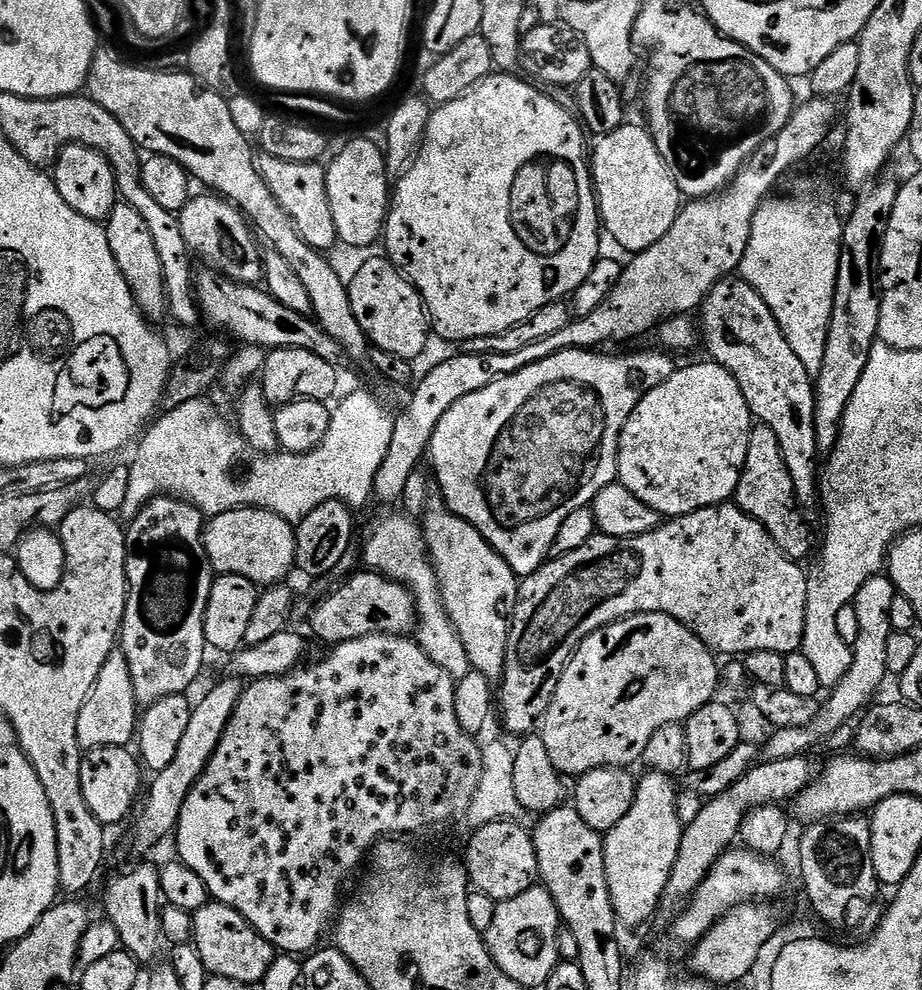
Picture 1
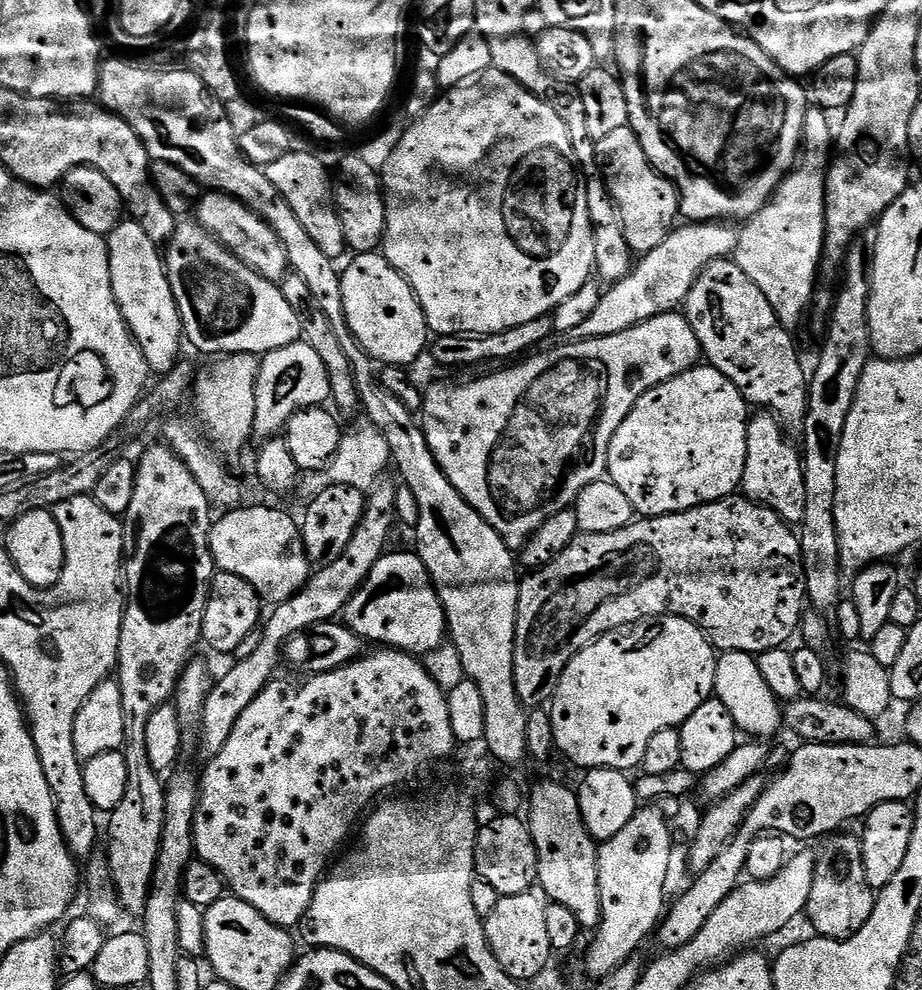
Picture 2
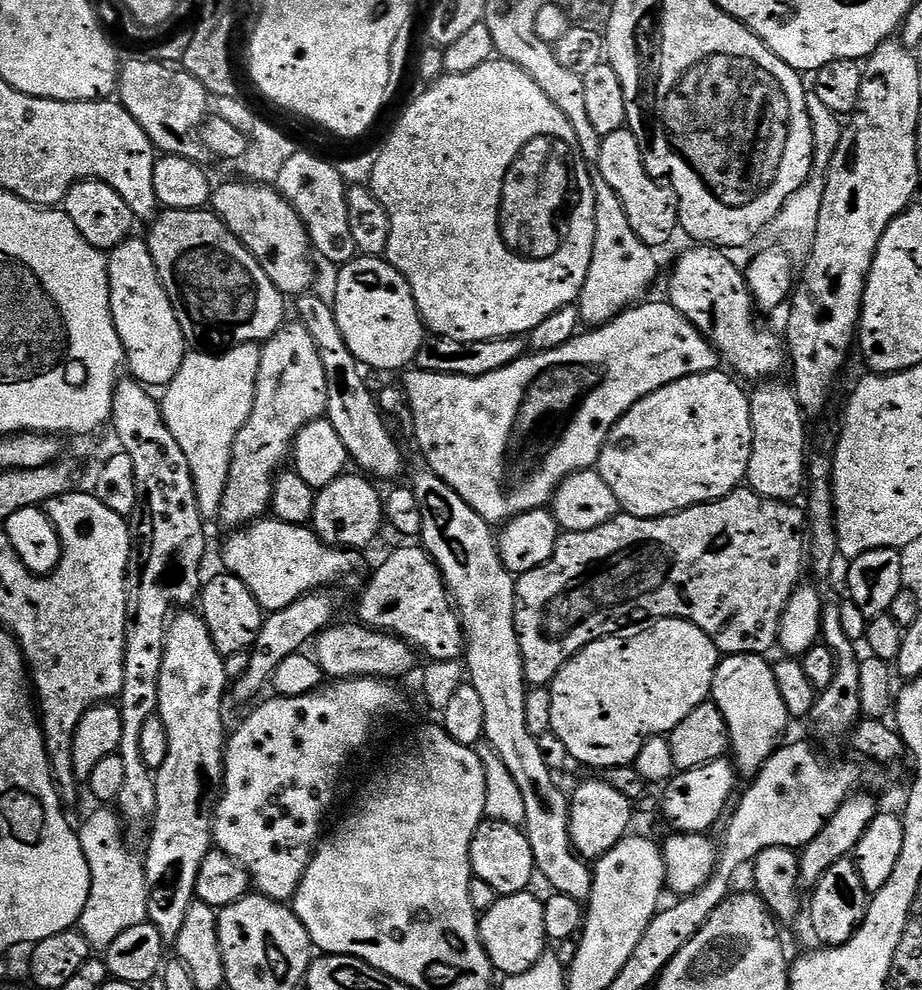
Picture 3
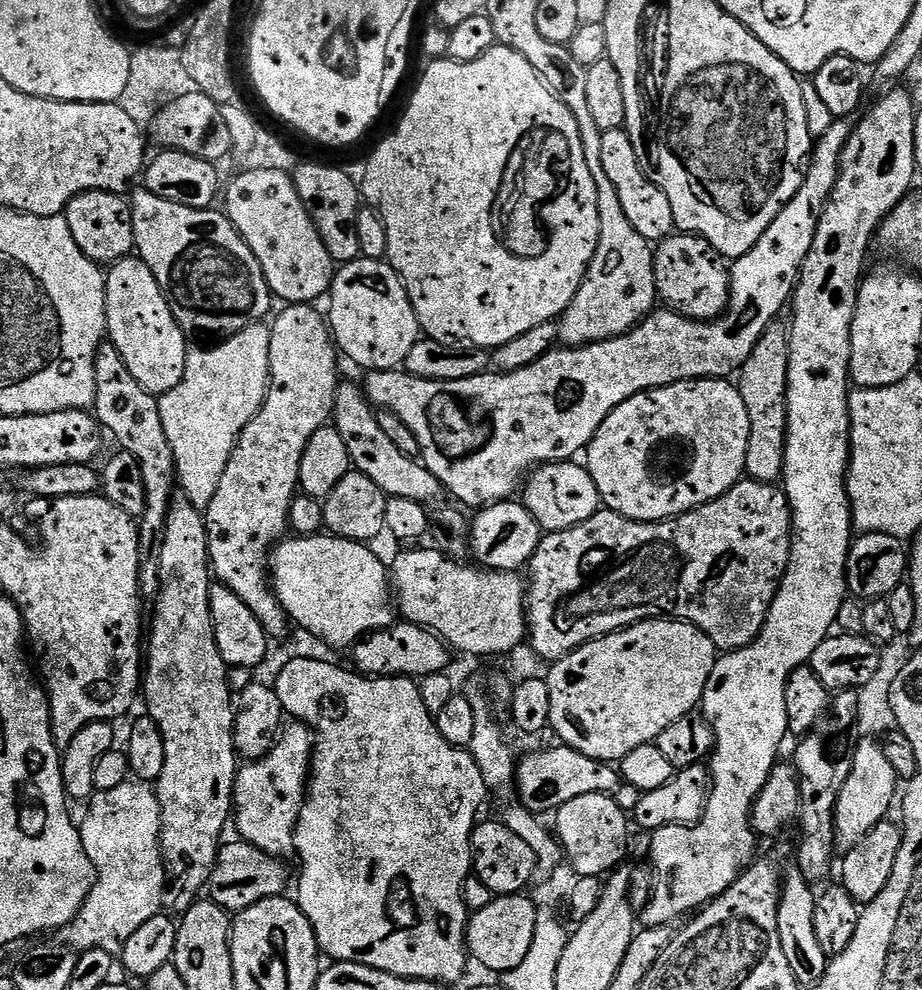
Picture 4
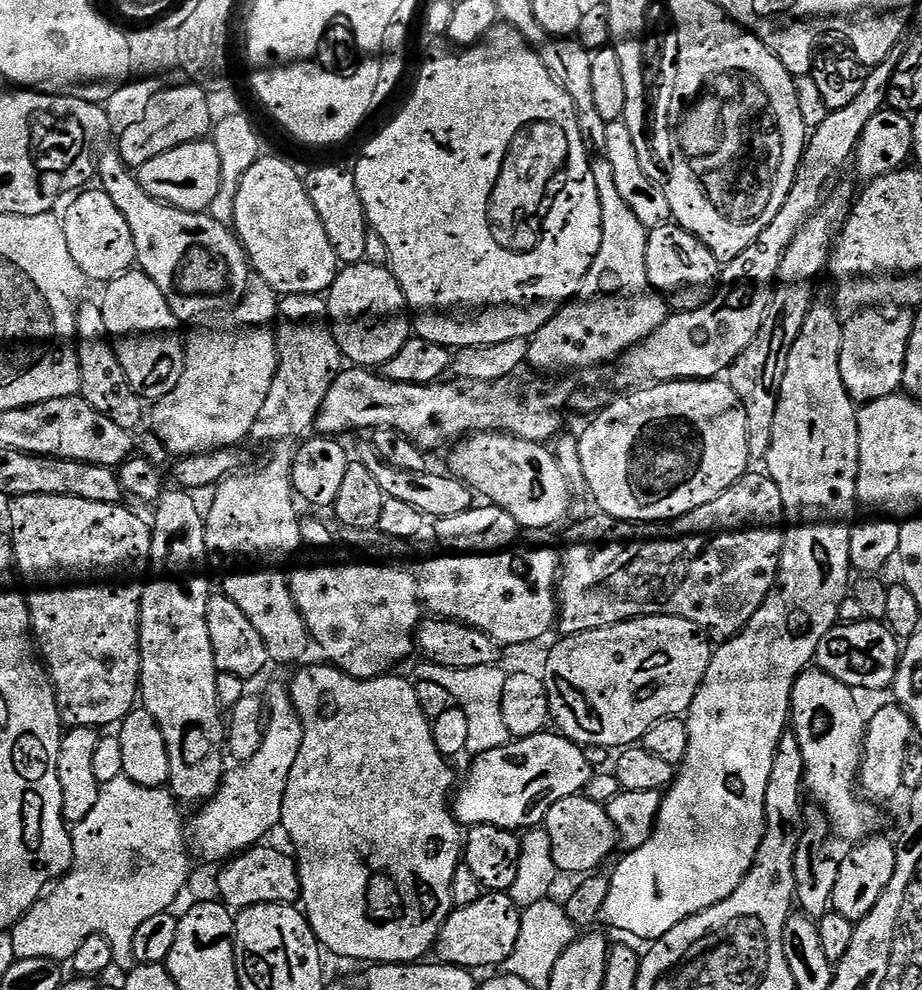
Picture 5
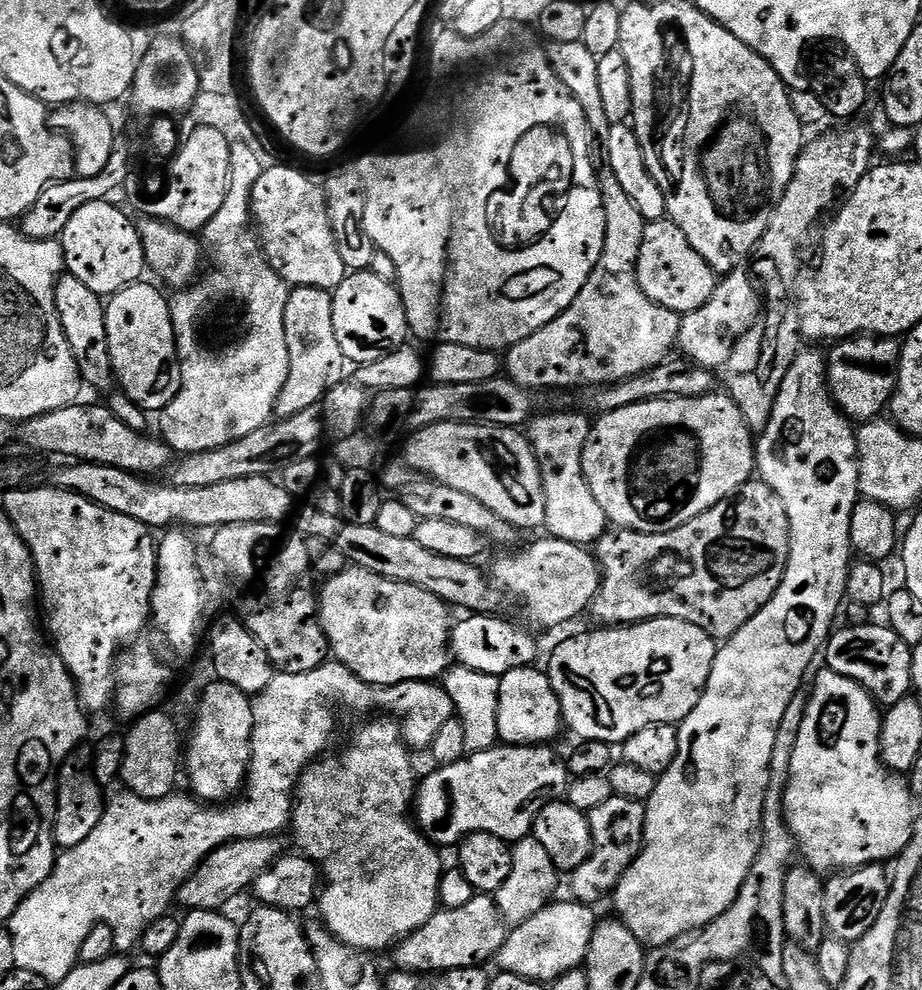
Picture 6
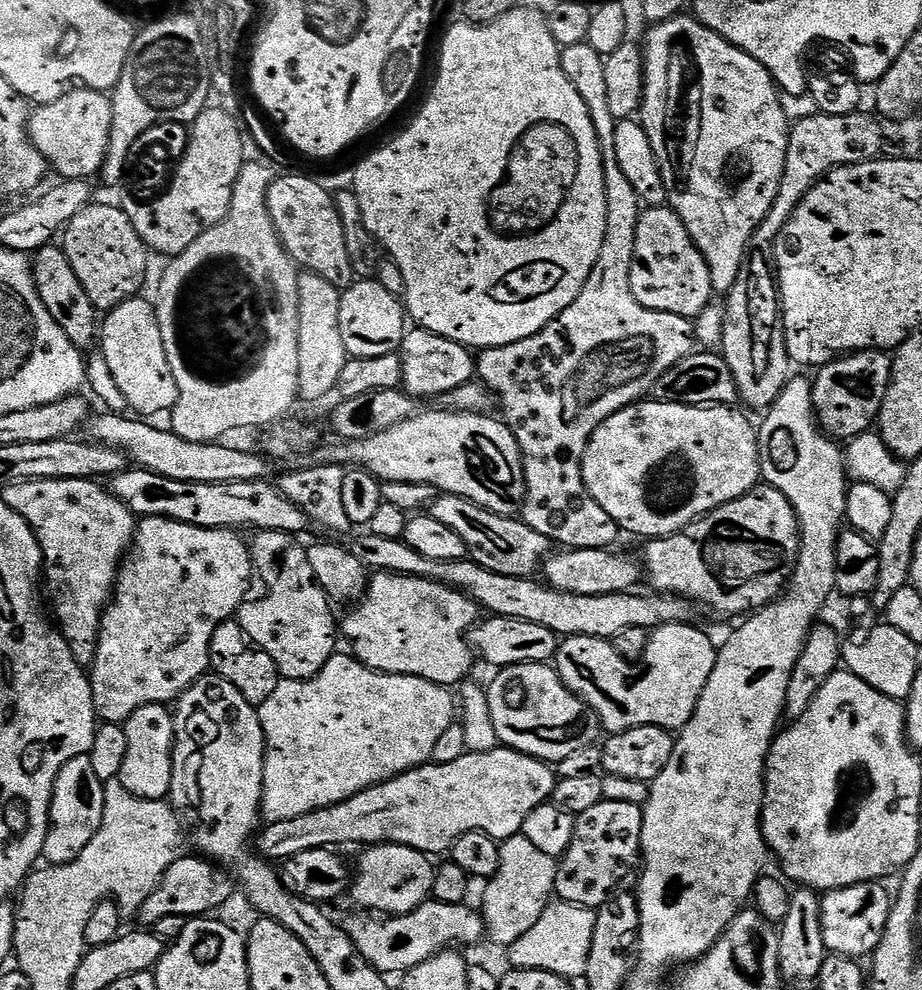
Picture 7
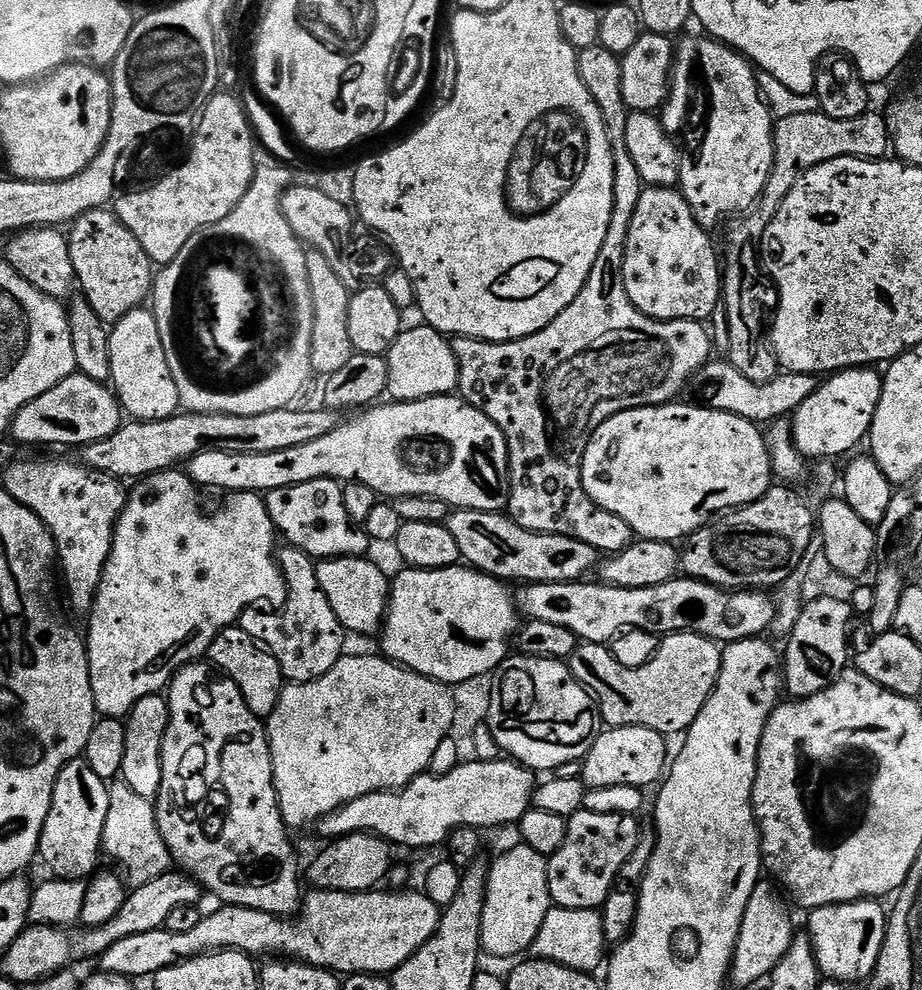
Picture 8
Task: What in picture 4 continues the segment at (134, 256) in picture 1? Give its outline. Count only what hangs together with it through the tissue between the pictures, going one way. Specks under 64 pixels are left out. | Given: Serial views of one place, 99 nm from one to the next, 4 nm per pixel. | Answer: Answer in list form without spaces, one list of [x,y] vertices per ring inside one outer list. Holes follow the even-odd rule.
[[[125,258],[107,269],[104,313],[108,316],[107,339],[122,354],[122,362],[126,362],[130,374],[138,378],[142,387],[159,398],[184,380],[186,362],[190,359],[189,341],[143,260]]]

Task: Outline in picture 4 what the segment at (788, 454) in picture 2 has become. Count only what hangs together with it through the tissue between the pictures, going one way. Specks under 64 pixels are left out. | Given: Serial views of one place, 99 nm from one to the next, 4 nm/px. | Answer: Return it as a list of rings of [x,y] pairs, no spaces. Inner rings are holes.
[[[773,322],[738,373],[742,402],[746,402],[746,414],[750,414],[750,442],[744,471],[754,480],[776,482],[784,475],[784,439],[788,429],[788,334],[785,325],[783,328],[780,322]]]

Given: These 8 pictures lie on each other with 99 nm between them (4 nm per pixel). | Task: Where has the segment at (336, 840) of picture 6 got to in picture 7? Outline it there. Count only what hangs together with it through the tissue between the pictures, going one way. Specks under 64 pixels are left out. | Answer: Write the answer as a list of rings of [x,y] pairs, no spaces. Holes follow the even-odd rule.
[[[373,844],[361,852],[364,853],[356,868],[354,864],[355,876],[350,884],[350,897],[360,907],[357,909],[384,916],[401,916],[413,912],[431,897],[436,868],[425,853],[397,844]]]

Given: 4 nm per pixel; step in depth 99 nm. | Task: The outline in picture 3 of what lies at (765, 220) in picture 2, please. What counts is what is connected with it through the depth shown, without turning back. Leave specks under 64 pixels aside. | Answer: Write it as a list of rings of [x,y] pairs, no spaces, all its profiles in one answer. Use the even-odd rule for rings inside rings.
[[[809,94],[806,98],[806,110],[810,114],[812,133],[814,134],[814,154],[812,155],[812,169],[806,178],[806,182],[786,201],[782,210],[776,215],[774,229],[784,240],[811,241],[816,234],[818,226],[818,210],[822,206],[822,194],[826,190],[826,178],[828,167],[838,150],[838,142],[842,131],[841,117],[834,114],[834,110],[828,109],[818,98]]]

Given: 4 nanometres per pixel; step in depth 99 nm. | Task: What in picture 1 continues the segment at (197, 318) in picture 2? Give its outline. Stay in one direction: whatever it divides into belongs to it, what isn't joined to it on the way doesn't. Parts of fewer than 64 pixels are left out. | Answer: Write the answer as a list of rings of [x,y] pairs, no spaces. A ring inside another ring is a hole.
[[[197,271],[194,276],[196,303],[200,305],[201,317],[205,321],[209,320],[220,331],[217,333],[233,341],[240,340],[238,342],[241,345],[252,345],[267,350],[301,348],[318,354],[318,358],[331,364],[341,363],[342,353],[338,342],[334,342],[330,334],[323,332],[315,319],[294,314],[294,310],[286,310],[286,306],[282,306],[282,302],[275,300],[263,287],[235,284],[219,272],[203,271]]]

